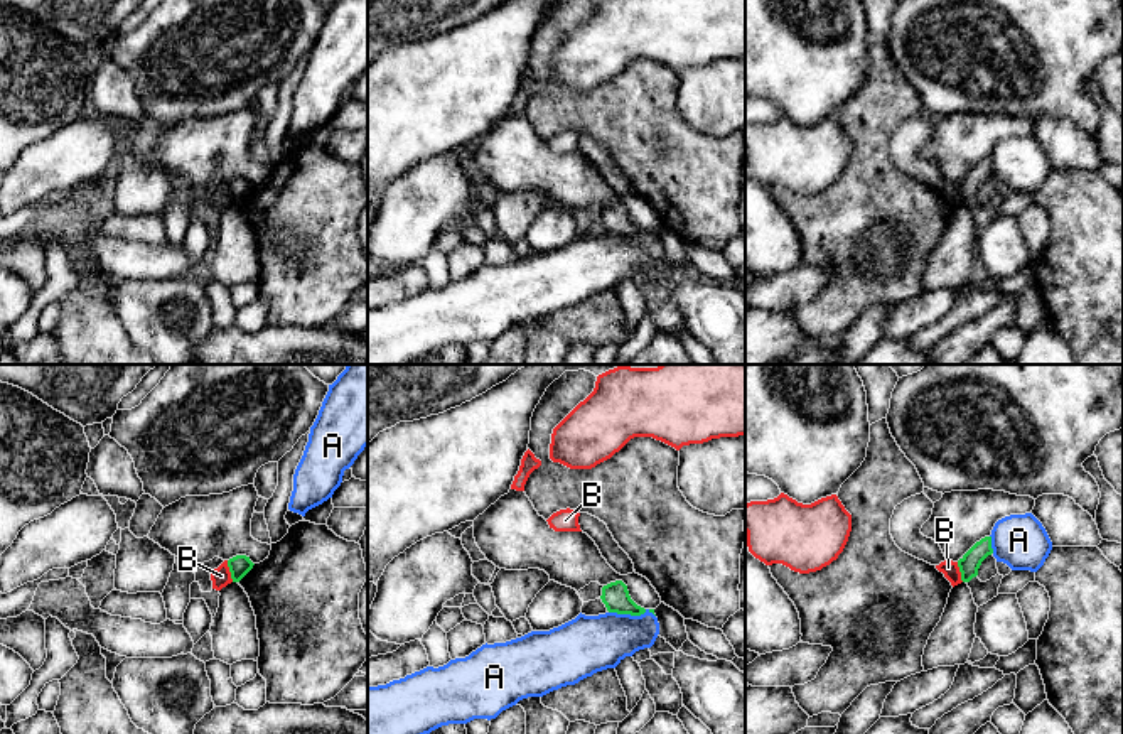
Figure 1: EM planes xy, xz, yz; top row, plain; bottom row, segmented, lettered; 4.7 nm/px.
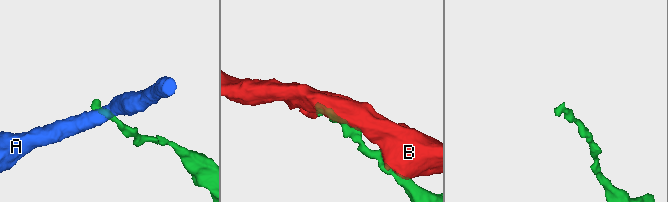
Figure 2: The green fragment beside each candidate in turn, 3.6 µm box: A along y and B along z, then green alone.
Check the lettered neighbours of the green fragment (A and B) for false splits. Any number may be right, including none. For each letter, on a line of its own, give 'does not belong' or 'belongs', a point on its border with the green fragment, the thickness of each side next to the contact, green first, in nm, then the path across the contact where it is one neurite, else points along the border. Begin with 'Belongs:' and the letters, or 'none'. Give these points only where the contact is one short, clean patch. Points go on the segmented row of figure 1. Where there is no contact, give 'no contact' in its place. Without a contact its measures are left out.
Belongs: none
A: does not belong | xz (633, 615) | 130/280 nm | along xz (609, 611), (623, 615), (650, 611), (655, 616)
B: does not belong | xy (230, 571) | 100/90 nm | along xy (226, 561), (233, 581)

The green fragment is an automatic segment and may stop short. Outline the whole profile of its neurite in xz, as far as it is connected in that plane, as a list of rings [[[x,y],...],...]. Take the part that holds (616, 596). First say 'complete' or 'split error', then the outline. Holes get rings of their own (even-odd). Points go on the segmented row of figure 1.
complete | [[[622,580],[610,582],[602,587],[602,602],[609,613],[641,616],[646,613],[644,607],[637,606]]]

